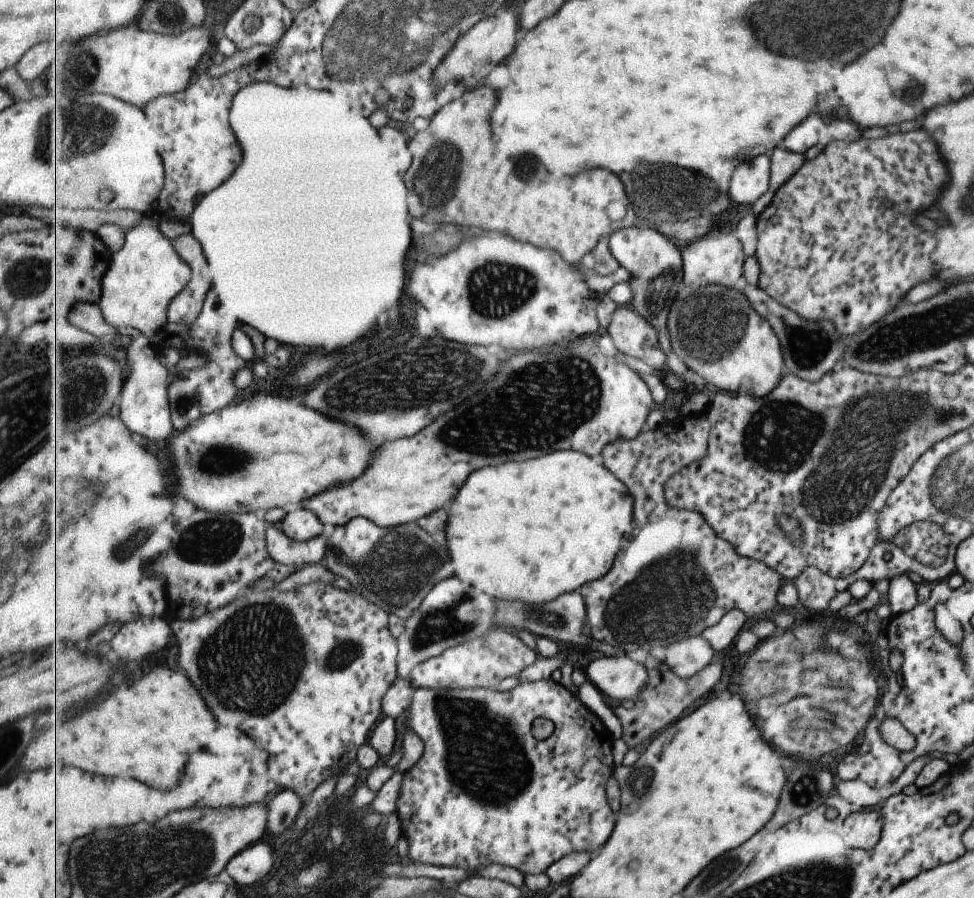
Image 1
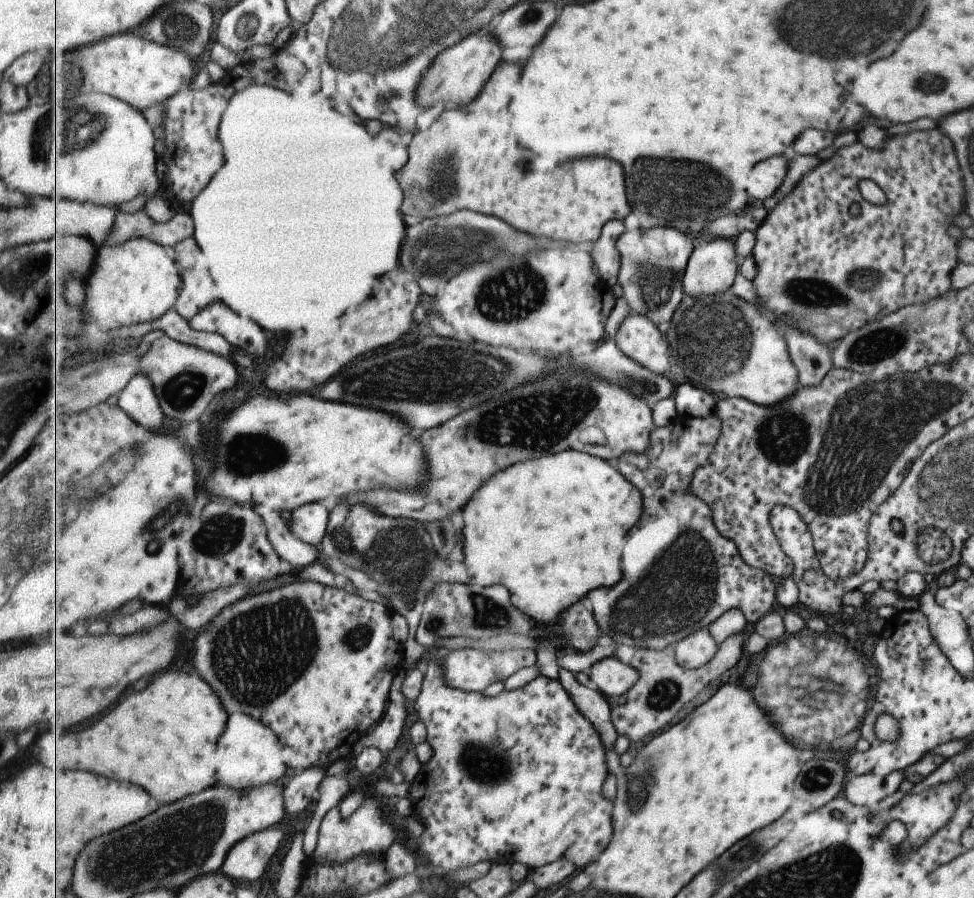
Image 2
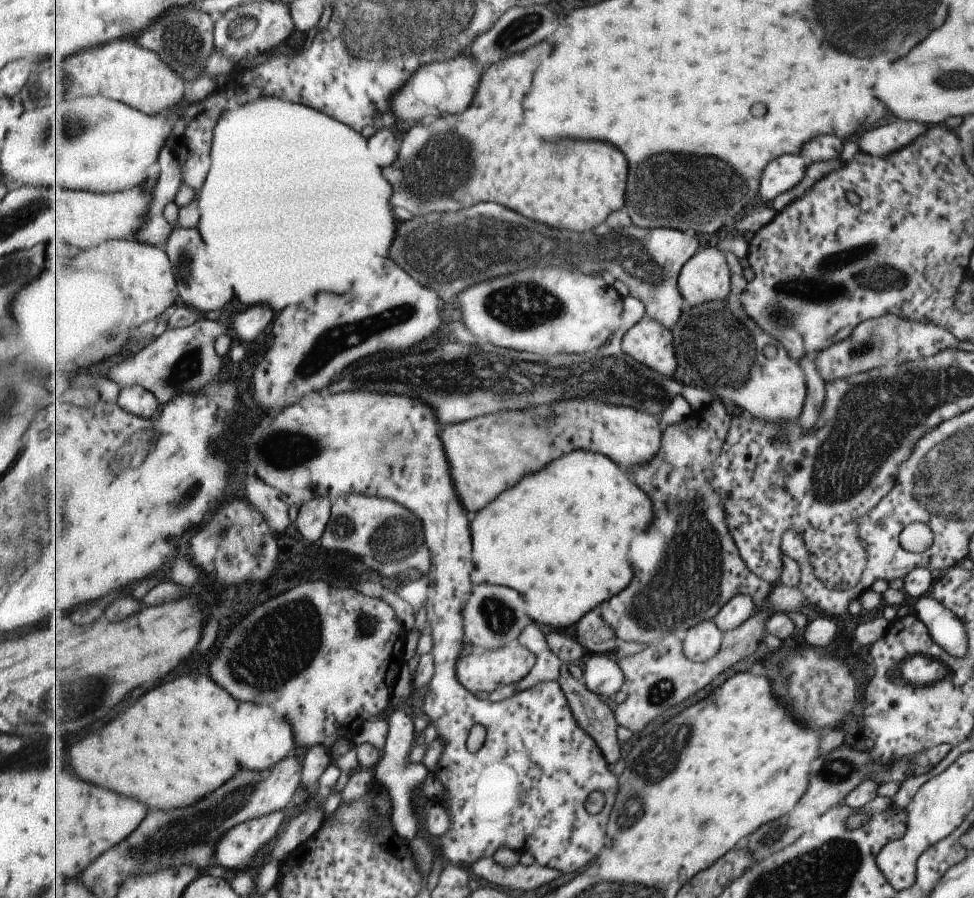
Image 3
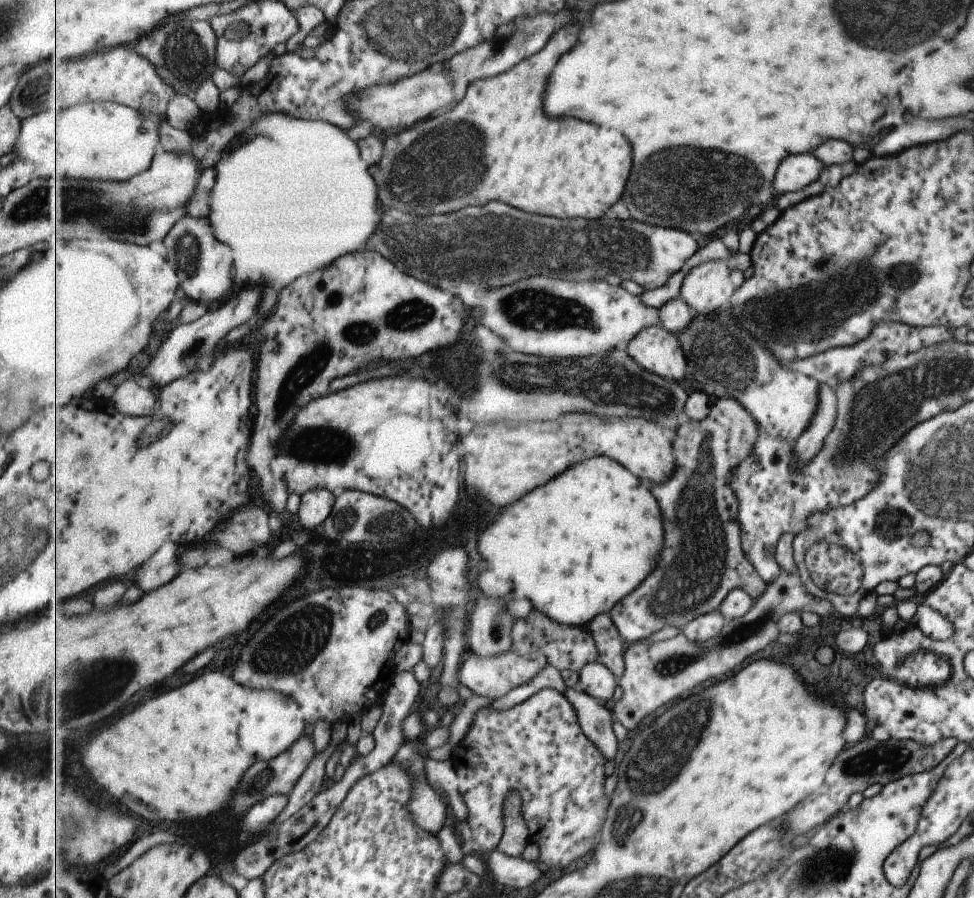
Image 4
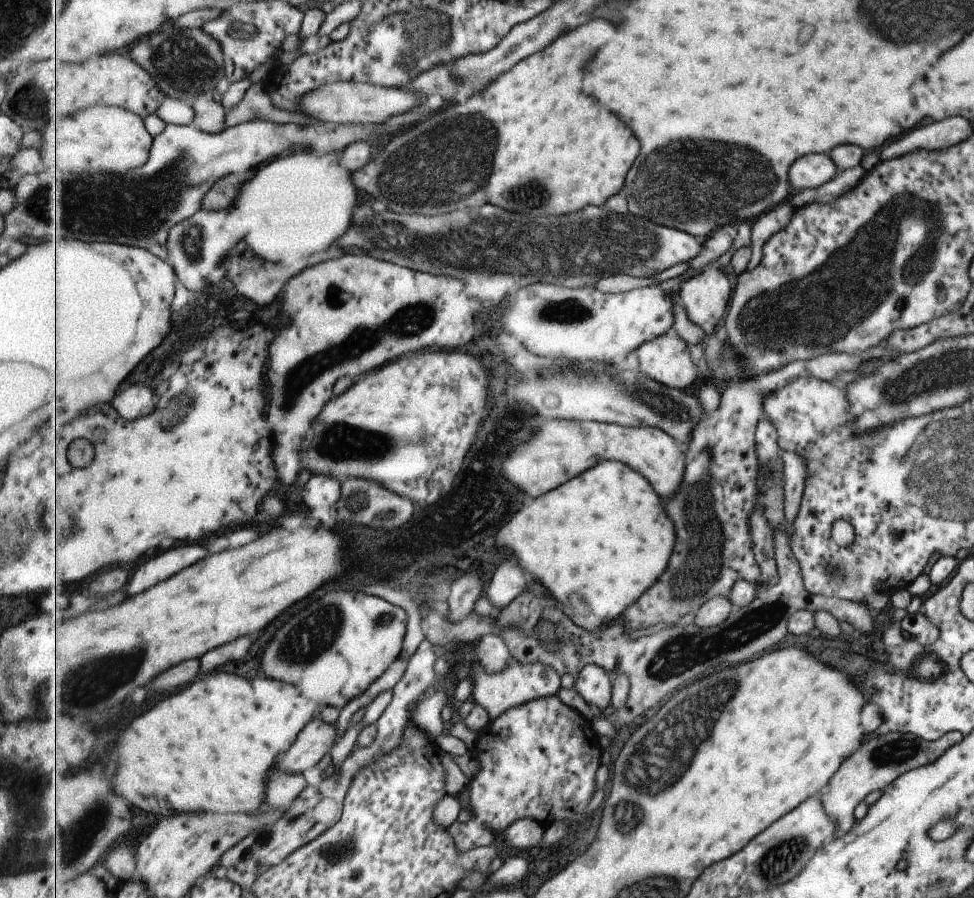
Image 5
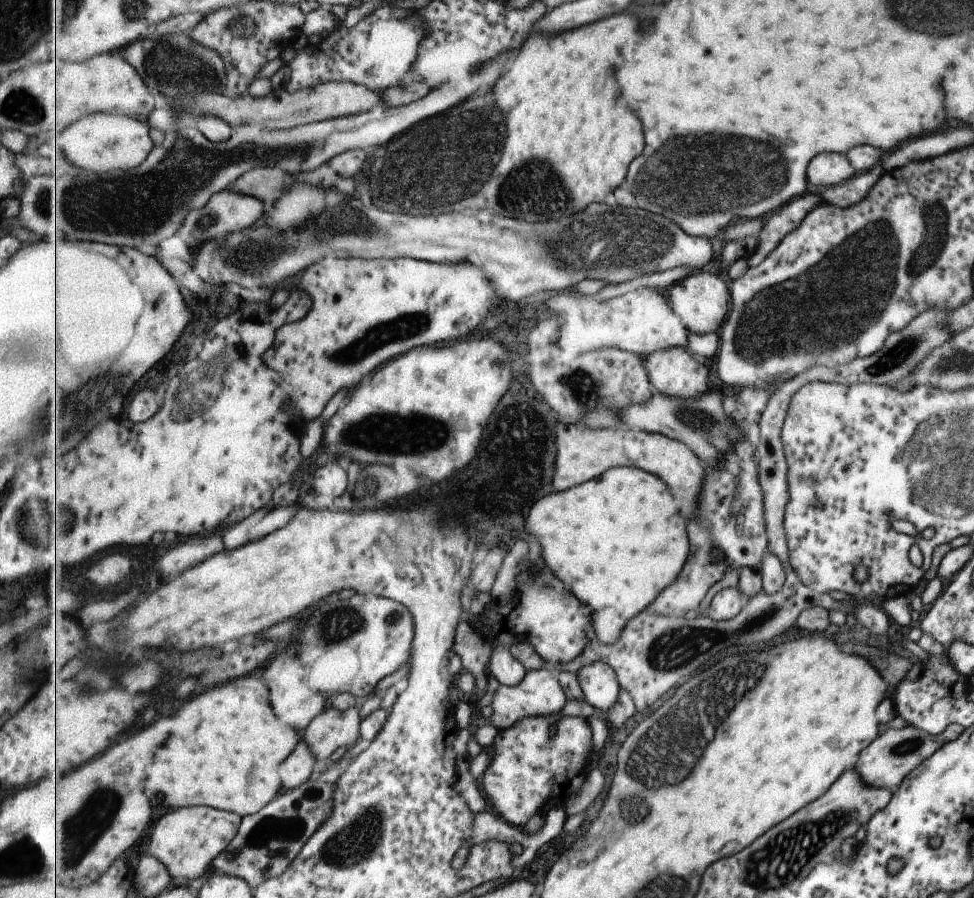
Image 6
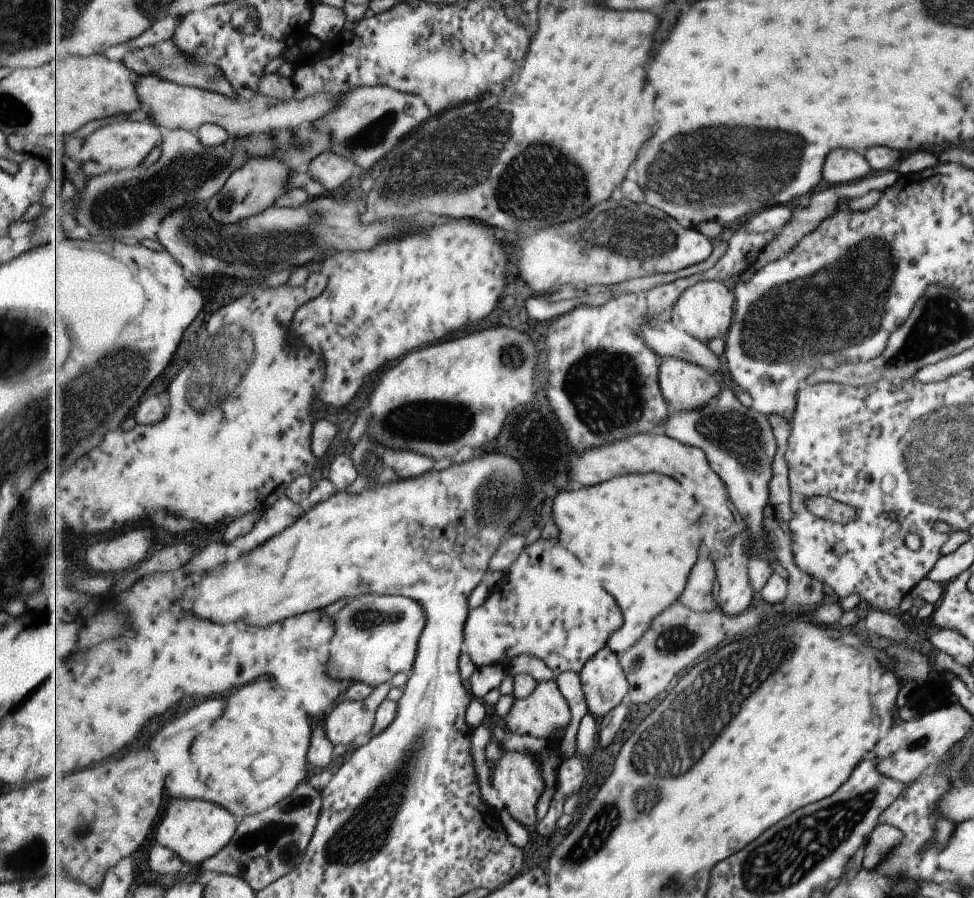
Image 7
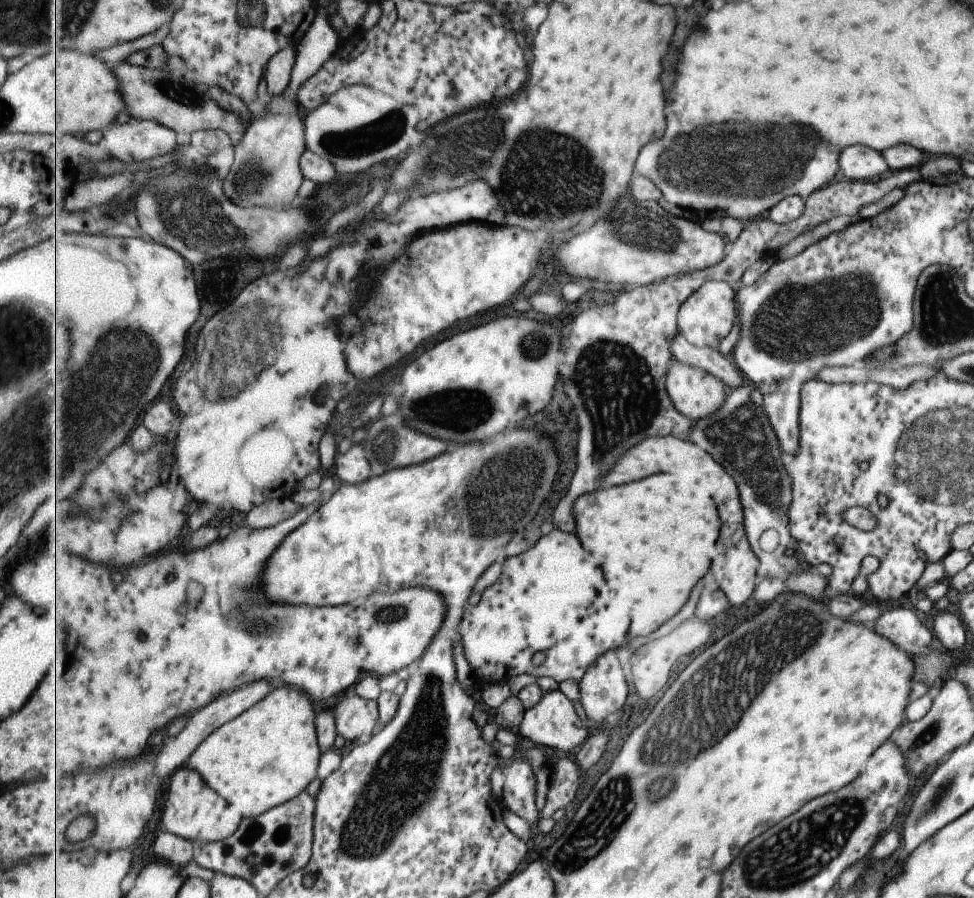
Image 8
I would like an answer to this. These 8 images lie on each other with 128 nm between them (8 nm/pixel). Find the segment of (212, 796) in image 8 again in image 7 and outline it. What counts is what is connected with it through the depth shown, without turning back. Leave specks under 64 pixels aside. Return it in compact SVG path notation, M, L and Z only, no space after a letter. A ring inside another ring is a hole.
M173 800L156 830L155 842L177 852L187 868L200 871L201 864L219 854L237 834L237 820L225 808L201 800Z

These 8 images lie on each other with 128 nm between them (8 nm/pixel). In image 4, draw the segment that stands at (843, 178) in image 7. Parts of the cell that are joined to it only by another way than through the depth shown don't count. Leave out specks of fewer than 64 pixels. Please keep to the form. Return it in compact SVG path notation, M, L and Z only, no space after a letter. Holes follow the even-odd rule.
M813 154L803 156L789 156L781 162L775 178L775 190L782 193L795 192L811 186L817 178L824 165L817 160Z

